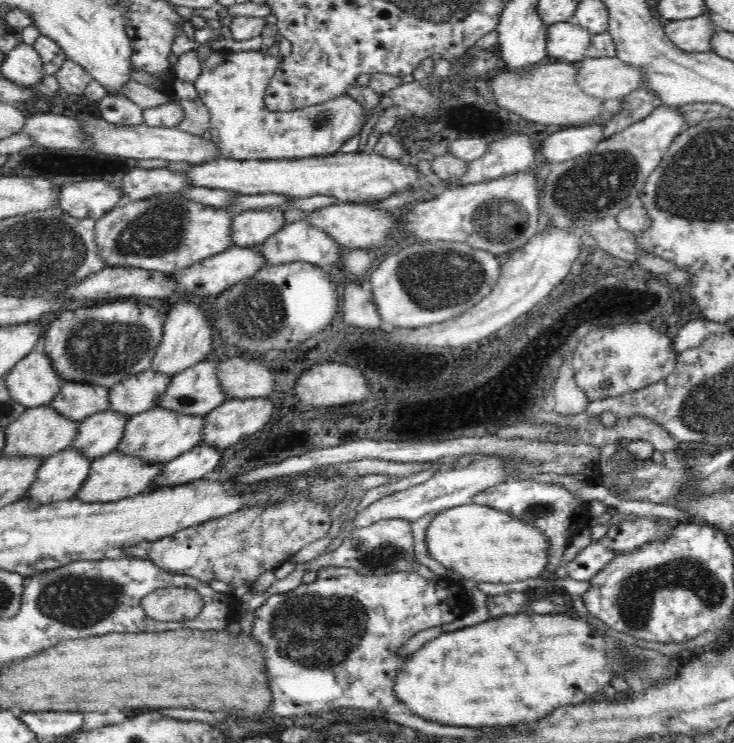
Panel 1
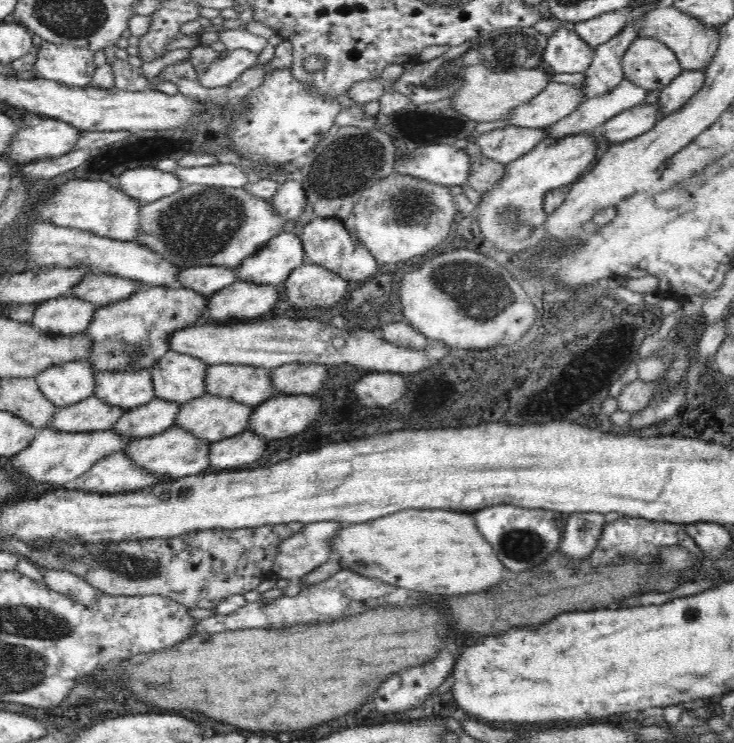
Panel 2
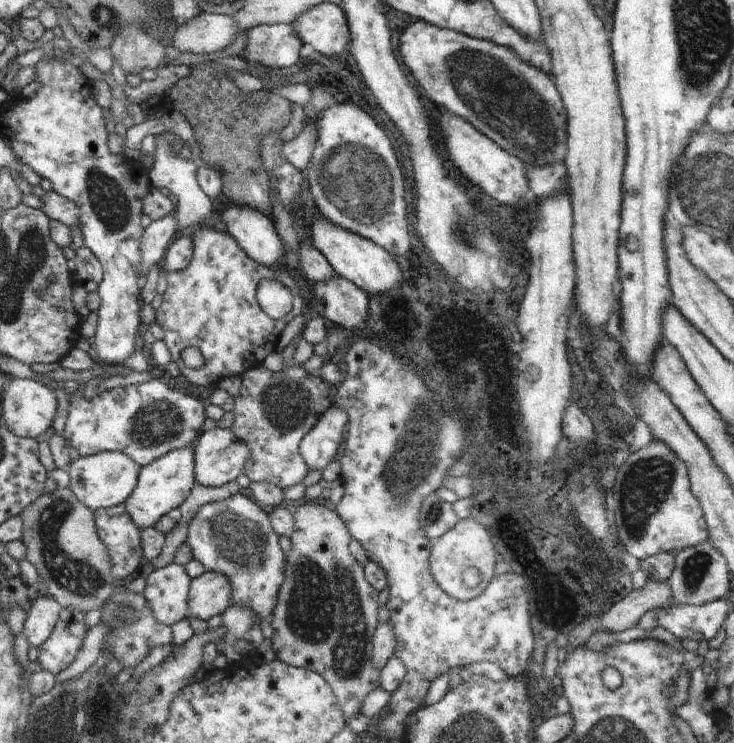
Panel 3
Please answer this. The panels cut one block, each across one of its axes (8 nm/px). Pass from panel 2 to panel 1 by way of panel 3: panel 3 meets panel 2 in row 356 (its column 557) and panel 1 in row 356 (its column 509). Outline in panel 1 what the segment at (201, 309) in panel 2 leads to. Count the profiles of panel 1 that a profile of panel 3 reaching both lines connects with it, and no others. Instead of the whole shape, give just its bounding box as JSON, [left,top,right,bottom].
[44,300,166,386]

